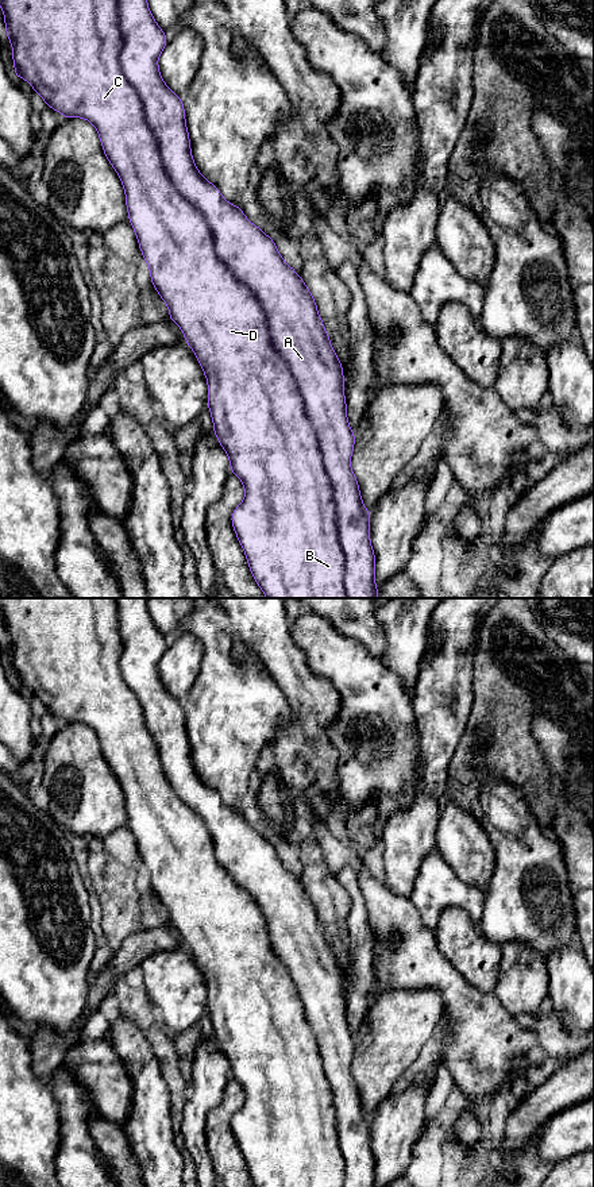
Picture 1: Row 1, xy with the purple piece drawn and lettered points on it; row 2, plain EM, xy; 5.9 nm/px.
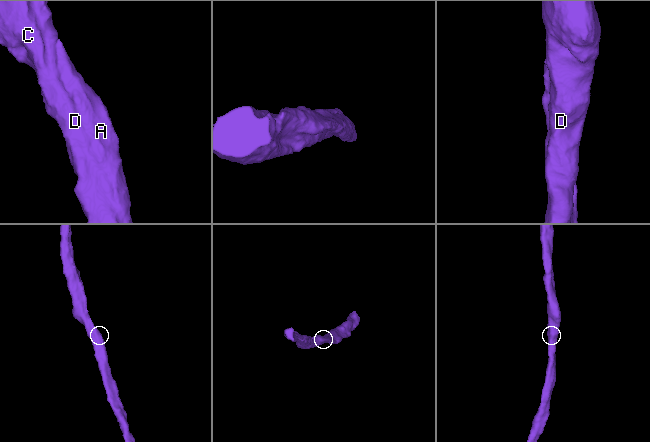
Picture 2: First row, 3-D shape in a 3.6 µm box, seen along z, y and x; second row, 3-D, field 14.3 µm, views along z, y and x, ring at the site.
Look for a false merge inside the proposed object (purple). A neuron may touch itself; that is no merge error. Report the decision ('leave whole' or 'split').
leave whole

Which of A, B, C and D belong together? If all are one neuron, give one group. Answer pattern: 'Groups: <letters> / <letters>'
Groups: A B C D

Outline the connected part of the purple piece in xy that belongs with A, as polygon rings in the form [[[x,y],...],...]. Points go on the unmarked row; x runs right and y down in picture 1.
[[[0,598],[5,639],[12,651],[15,682],[24,683],[51,714],[65,724],[81,722],[90,727],[101,745],[103,756],[116,775],[124,798],[128,825],[138,843],[140,858],[150,874],[157,898],[169,912],[169,925],[174,926],[193,955],[208,988],[207,1010],[213,1026],[213,1037],[228,1060],[230,1076],[238,1080],[244,1092],[244,1105],[231,1119],[236,1142],[244,1156],[255,1187],[375,1187],[375,1159],[370,1146],[370,1115],[364,1111],[358,1084],[351,1074],[355,1037],[347,1024],[343,970],[331,949],[316,906],[301,880],[279,859],[274,845],[251,828],[242,813],[228,808],[194,768],[186,732],[182,704],[165,689],[158,663],[167,650],[165,636],[157,629],[147,609],[147,598]]]

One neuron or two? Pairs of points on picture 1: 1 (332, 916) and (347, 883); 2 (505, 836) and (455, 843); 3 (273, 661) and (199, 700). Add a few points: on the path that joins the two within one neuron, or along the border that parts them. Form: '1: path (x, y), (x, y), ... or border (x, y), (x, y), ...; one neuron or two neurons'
1: border (335, 875), (350, 900), (347, 921); two neurons
2: path (493, 843), (467, 843); one neuron
3: border (247, 650), (255, 655), (280, 692); two neurons

